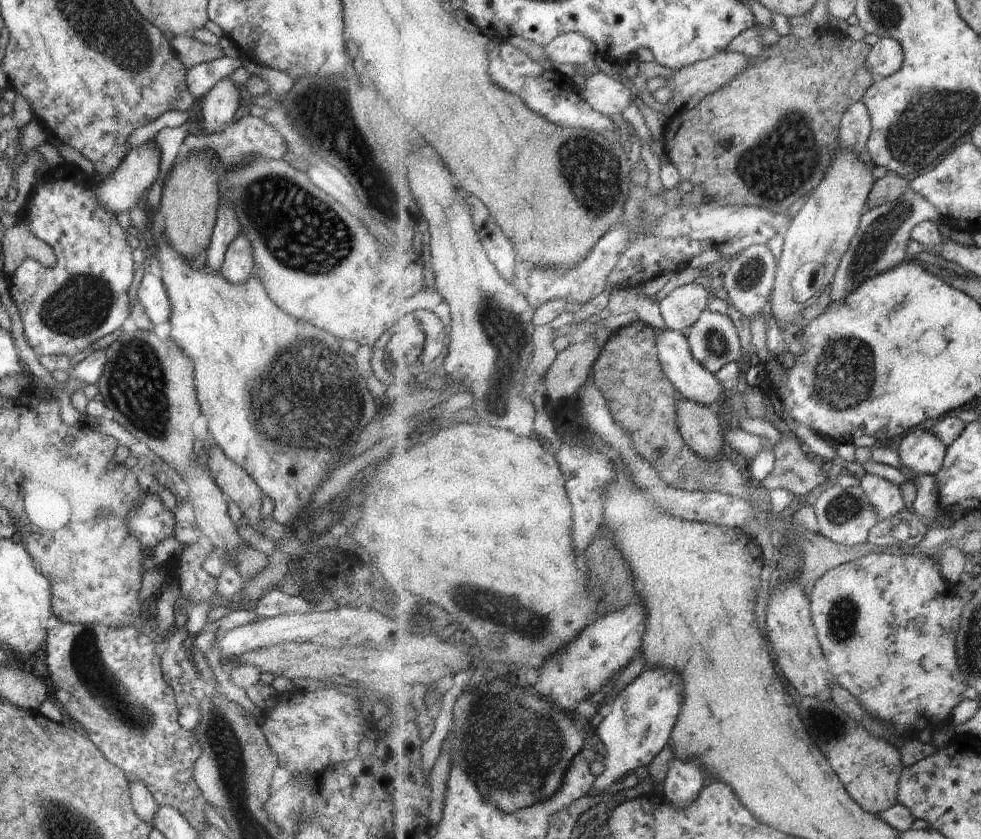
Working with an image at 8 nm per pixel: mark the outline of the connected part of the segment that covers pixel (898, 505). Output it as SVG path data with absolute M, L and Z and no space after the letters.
M870 473L863 475L861 482L863 484L860 487L865 492L865 498L880 521L897 516L906 509L898 486L893 486L887 480Z

